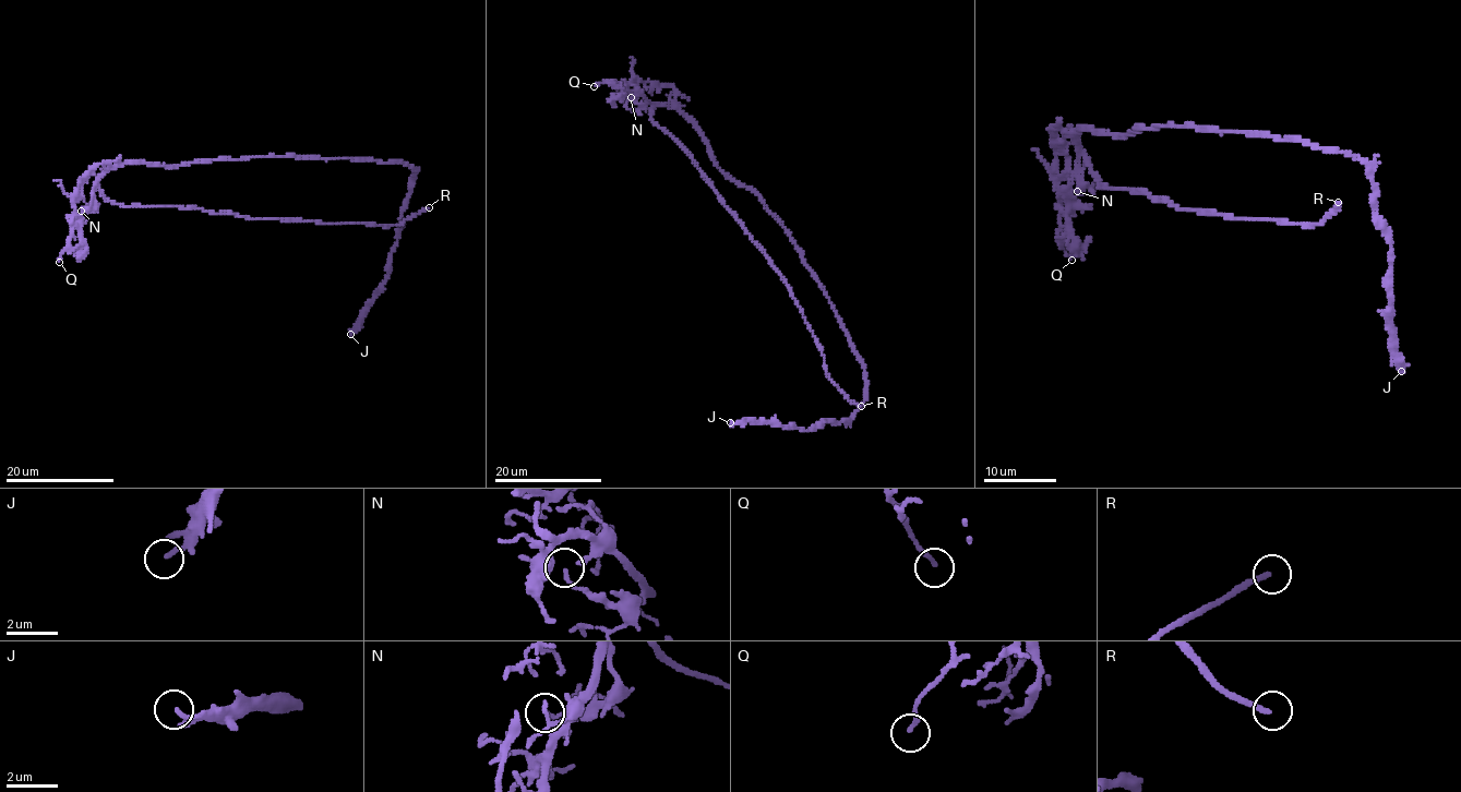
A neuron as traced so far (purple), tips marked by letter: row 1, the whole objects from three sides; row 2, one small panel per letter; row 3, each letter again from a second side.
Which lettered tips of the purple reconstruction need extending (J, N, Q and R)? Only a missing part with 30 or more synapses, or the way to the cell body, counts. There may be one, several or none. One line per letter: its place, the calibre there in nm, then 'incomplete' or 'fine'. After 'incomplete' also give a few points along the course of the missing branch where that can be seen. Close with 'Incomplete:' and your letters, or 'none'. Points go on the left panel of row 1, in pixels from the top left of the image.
J: (350, 334) | 170 nm | fine
N: (81, 211) | 120 nm | fine
Q: (59, 262) | 170 nm | fine
R: (429, 207) | 200 nm | incomplete | (429, 207), (435, 206), (432, 212), (435, 212), (453, 198), (451, 192)
Incomplete: R

